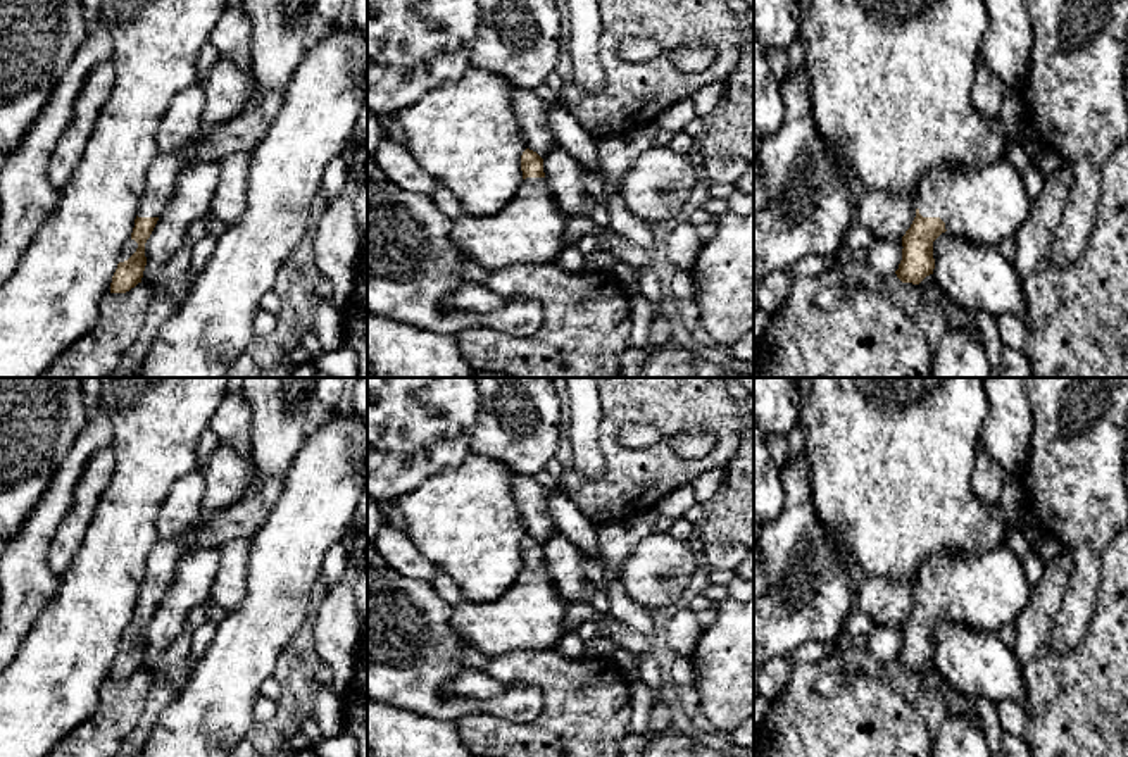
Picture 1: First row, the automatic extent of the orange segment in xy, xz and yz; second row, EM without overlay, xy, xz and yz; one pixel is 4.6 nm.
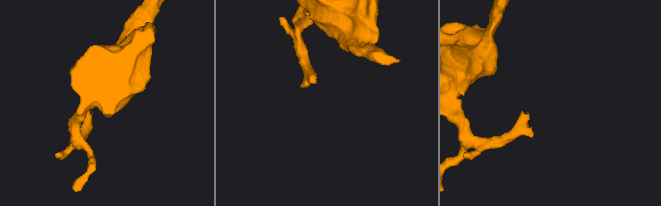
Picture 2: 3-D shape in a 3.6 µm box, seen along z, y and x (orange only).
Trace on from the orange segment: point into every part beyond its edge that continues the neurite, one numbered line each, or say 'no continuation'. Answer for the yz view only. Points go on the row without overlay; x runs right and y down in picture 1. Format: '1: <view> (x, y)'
1: yz (985, 592)

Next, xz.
1: xz (530, 616)

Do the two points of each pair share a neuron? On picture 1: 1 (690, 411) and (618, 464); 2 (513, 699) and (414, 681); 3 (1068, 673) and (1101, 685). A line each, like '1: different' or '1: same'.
1: same
2: same
3: same

